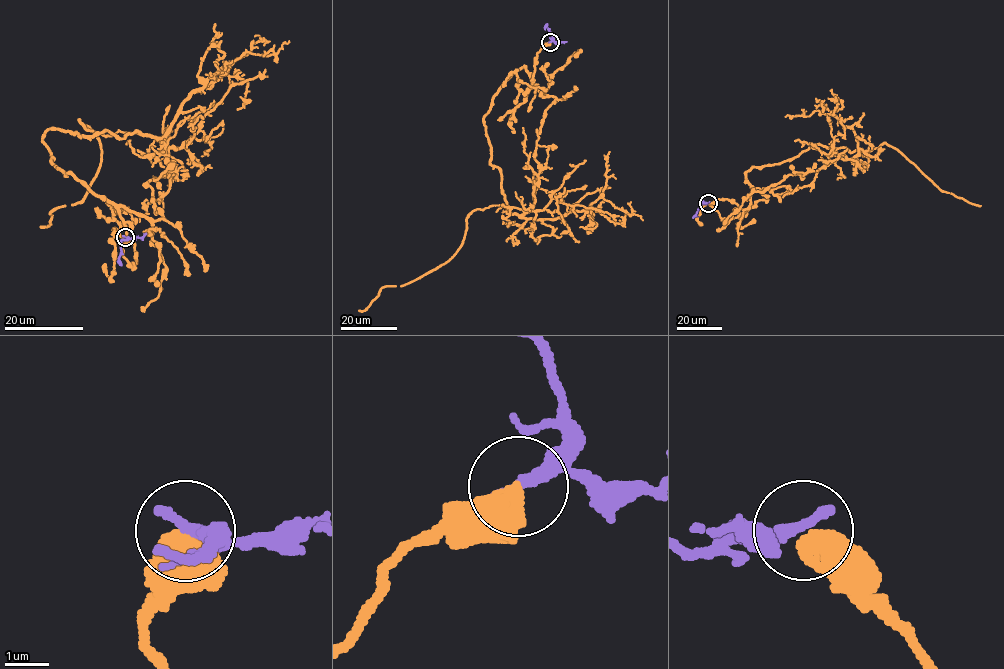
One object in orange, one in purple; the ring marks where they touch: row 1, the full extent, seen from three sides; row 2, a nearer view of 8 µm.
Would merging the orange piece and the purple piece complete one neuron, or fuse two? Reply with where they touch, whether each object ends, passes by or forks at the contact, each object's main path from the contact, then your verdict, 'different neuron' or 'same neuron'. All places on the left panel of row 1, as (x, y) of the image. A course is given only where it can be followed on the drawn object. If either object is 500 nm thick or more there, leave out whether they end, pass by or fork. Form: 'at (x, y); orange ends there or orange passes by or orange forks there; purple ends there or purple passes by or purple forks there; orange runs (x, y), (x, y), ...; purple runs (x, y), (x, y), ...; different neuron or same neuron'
at (125, 237); orange runs (125, 237), (132, 267), (119, 207), (164, 219), (148, 183), (176, 148), (80, 121), (97, 173), (40, 226); purple runs (125, 237), (127, 238), (122, 240), (119, 260), (121, 265); different neuron

